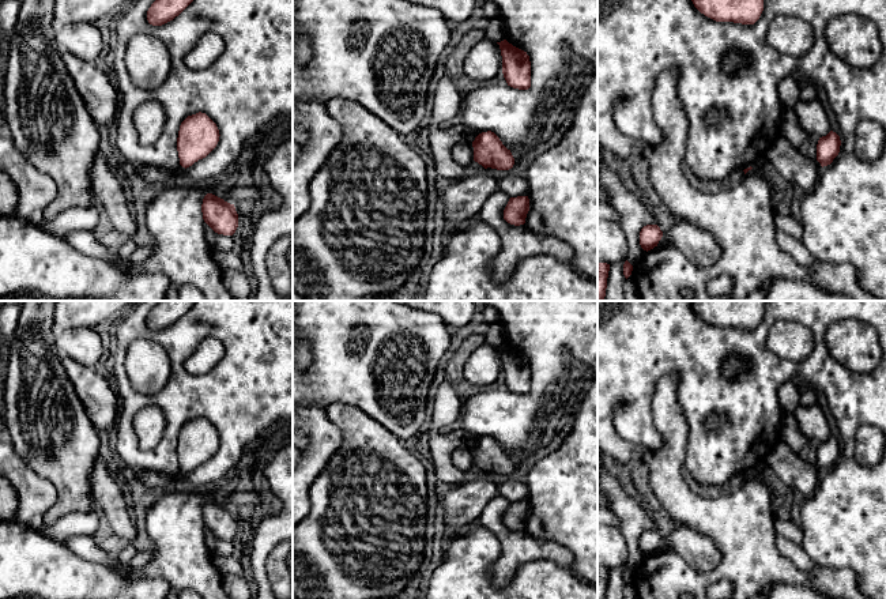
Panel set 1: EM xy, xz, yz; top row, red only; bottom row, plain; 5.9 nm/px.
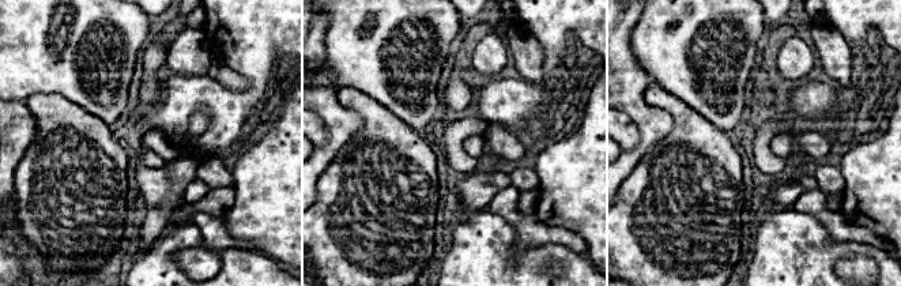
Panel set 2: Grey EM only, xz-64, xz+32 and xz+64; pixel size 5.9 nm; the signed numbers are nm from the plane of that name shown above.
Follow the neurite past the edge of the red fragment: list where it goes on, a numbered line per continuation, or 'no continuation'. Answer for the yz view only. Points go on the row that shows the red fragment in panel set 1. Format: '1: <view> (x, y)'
no continuation

